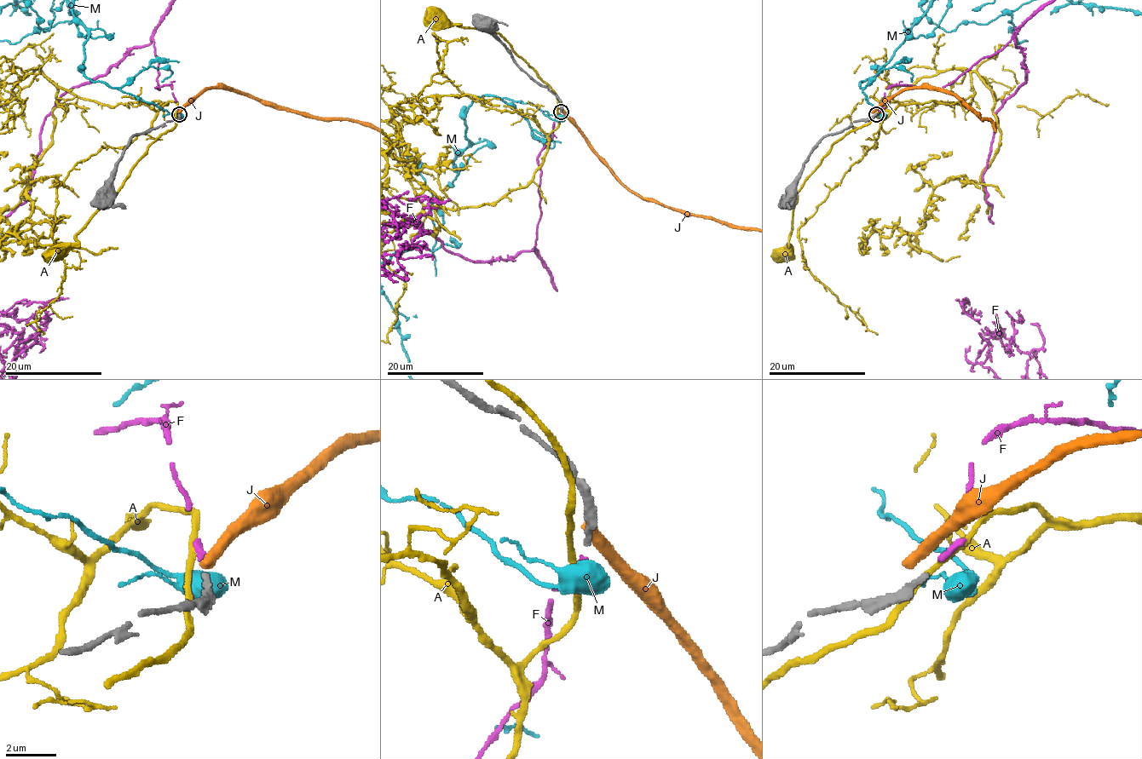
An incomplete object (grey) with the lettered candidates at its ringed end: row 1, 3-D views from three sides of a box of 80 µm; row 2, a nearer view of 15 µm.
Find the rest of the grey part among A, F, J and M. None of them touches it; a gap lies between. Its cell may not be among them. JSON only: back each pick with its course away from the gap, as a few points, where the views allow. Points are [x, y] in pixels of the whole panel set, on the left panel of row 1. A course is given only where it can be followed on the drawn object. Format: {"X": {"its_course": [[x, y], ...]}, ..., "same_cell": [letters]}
{"same_cell": ["F"]}

